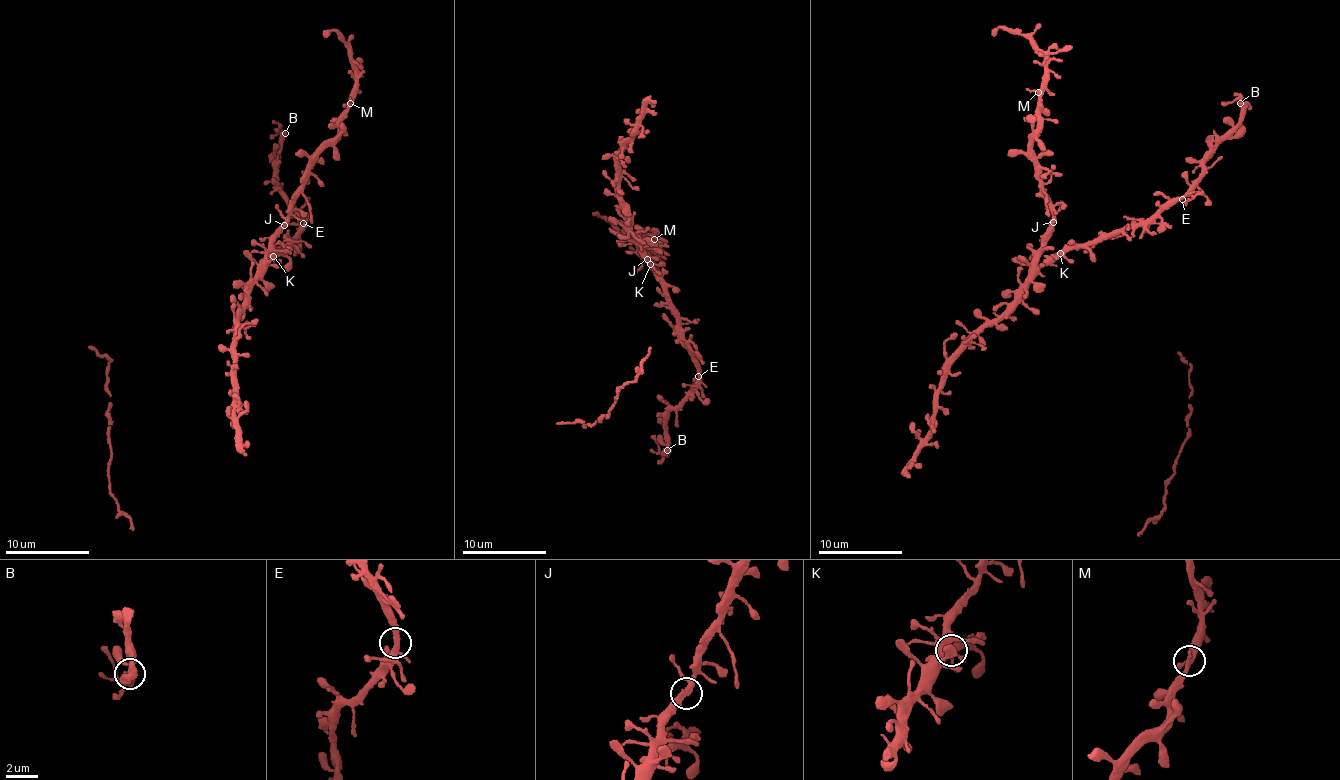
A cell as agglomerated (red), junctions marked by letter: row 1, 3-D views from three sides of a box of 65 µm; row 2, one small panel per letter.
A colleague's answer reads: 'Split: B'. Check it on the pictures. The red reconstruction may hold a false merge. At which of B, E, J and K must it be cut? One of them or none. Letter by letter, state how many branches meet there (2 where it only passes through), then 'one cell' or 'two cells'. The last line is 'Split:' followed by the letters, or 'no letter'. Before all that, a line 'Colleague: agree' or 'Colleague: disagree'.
Colleague: disagree
B: branches 3; one cell
E: branches 3; one cell
J: branches 3; one cell
K: branches 4; one cell
Split: no letter

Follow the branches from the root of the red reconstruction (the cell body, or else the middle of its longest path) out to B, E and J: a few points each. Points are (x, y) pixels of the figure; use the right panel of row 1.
B: (1037, 313), (1023, 300), (1027, 280), (1068, 248), (1141, 226), (1182, 197), (1210, 148), (1239, 123), (1240, 103)
E: (1037, 313), (1023, 294), (1027, 280), (1046, 264), (1068, 248), (1145, 225), (1182, 199)
J: (1037, 313), (1023, 300), (1023, 290), (1031, 261), (1053, 222)

